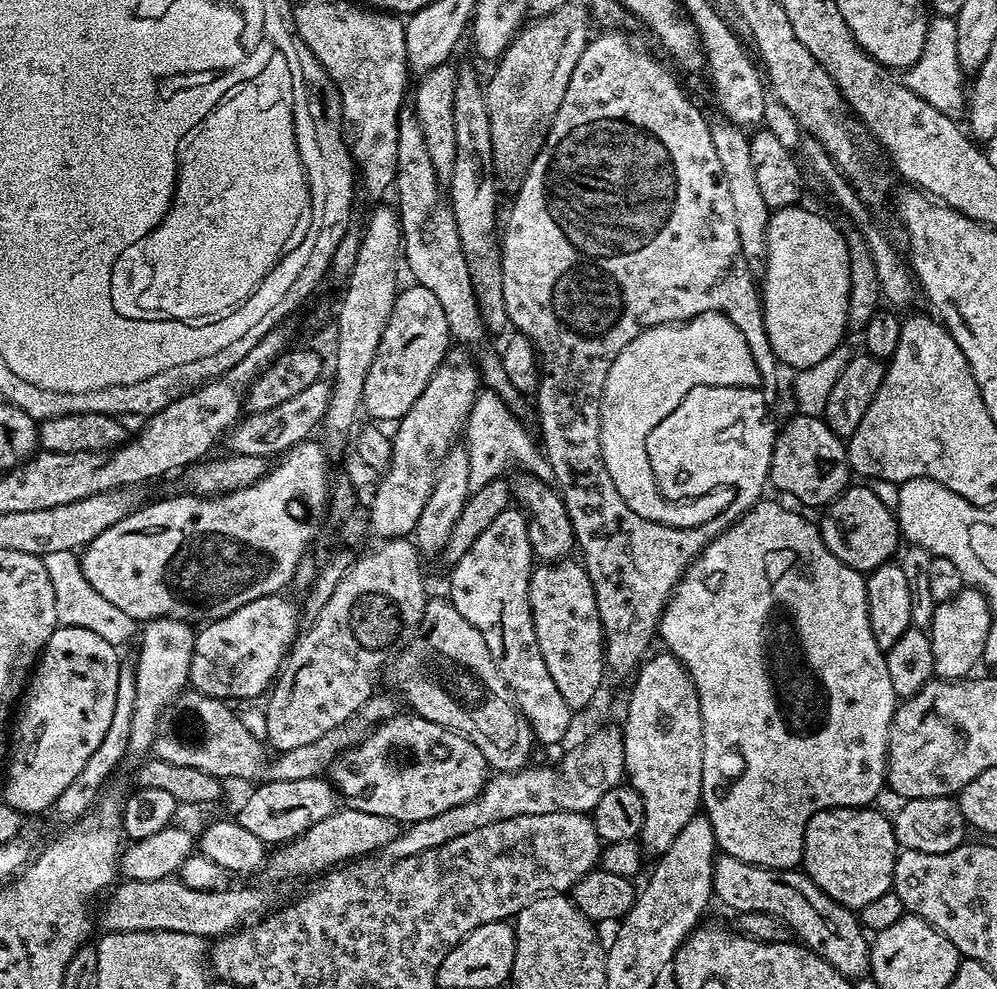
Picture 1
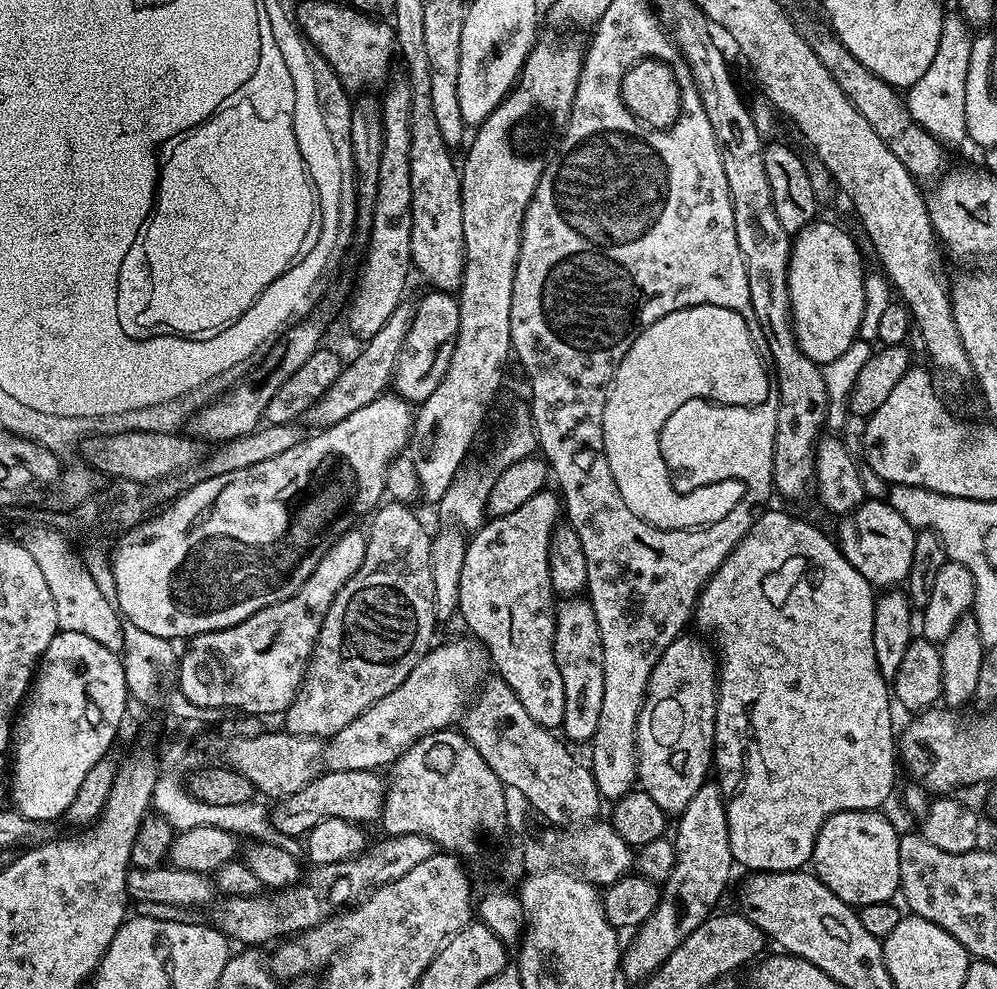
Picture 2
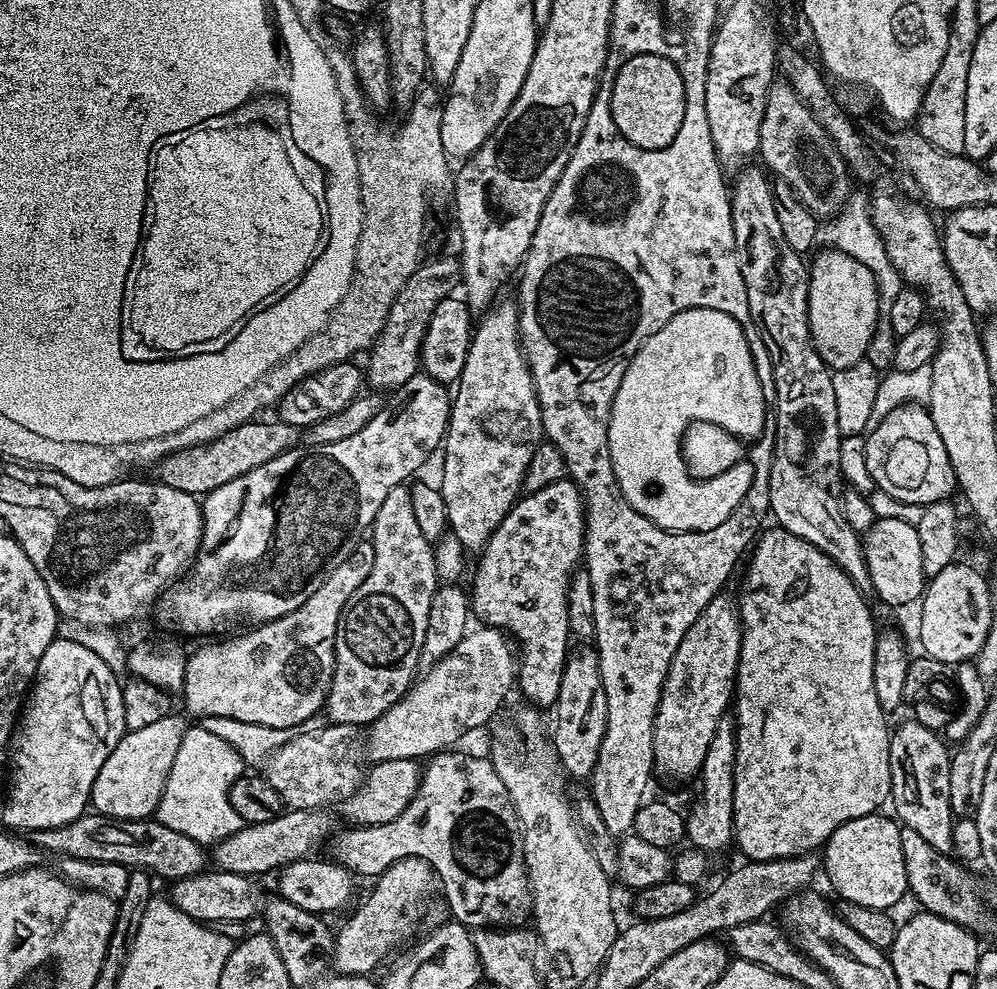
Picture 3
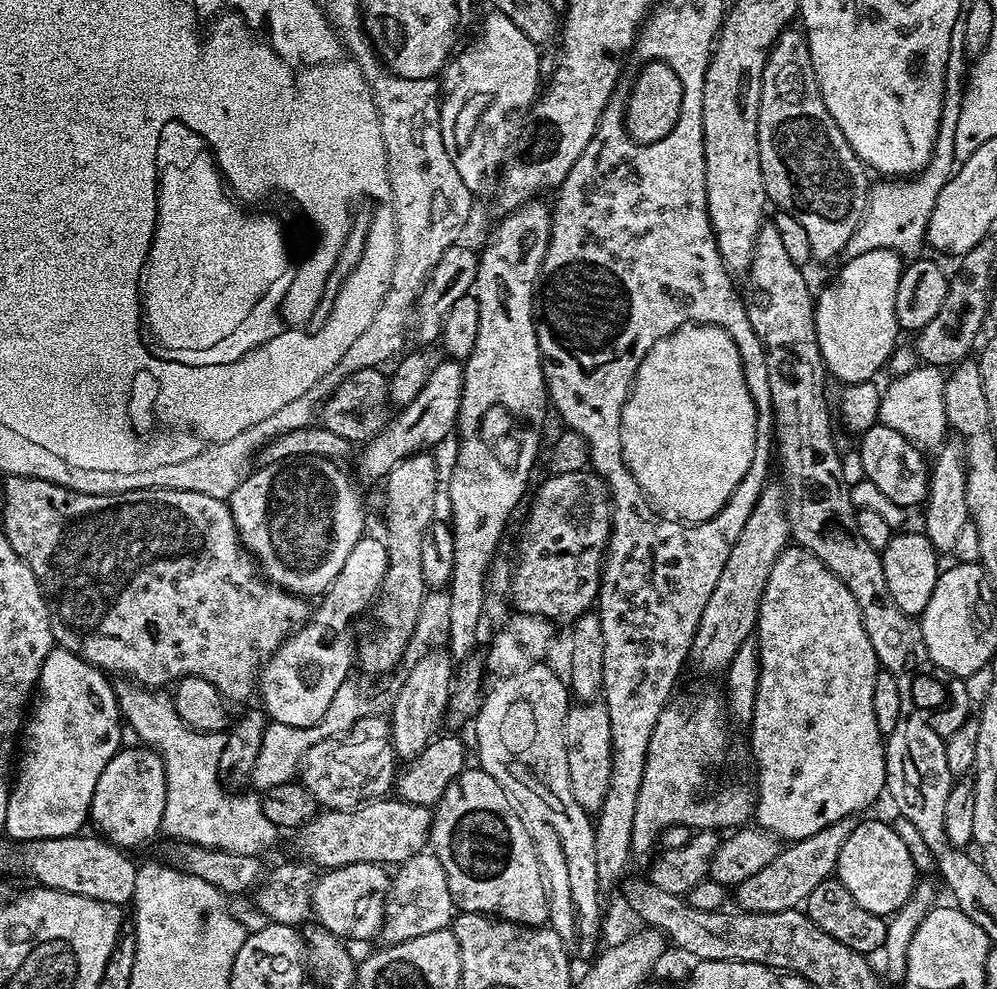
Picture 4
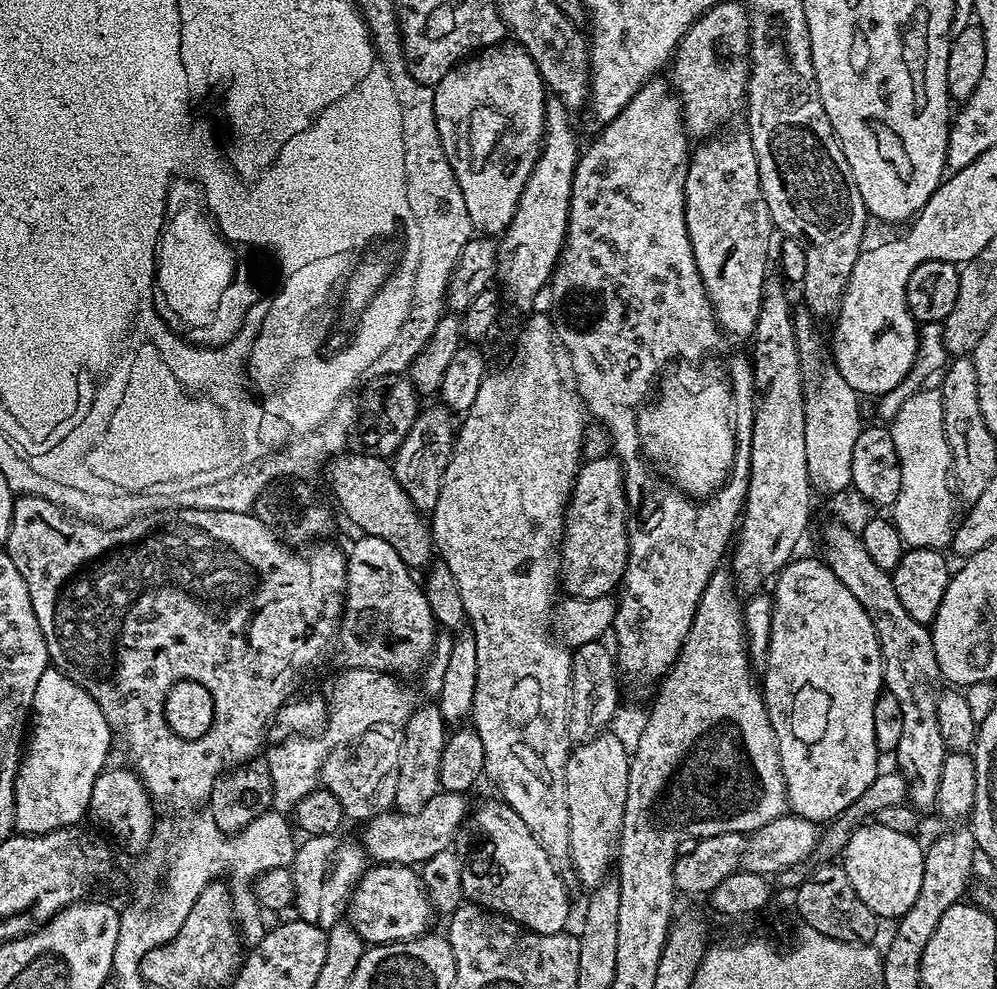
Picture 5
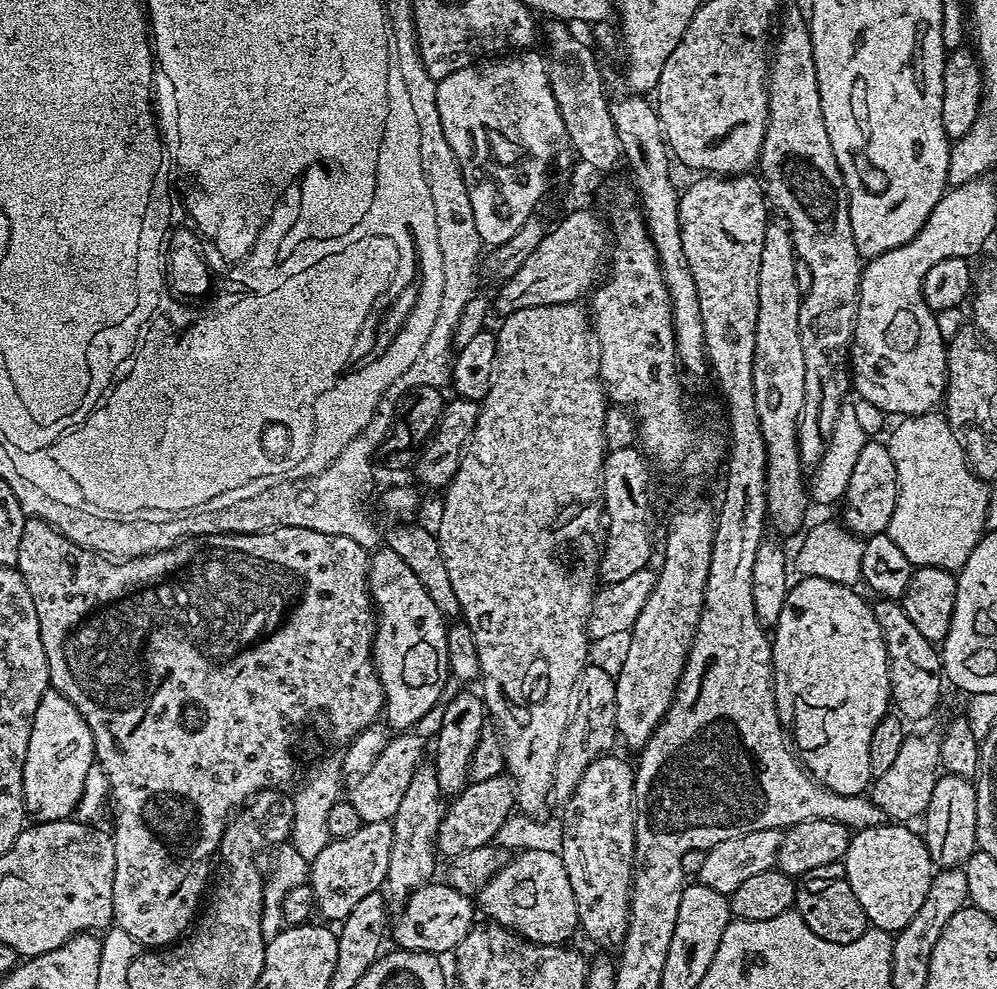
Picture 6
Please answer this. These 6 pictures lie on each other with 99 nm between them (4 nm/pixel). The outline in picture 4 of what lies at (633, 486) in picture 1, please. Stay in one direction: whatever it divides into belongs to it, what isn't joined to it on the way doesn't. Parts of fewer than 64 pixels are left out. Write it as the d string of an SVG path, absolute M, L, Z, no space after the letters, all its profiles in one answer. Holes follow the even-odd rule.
M684 324L666 338L654 342L654 346L648 351L646 358L642 358L642 362L638 366L632 389L628 392L626 402L622 406L622 422L620 423L624 465L628 467L630 474L634 474L638 486L648 497L651 507L685 524L701 524L714 518L720 513L722 506L726 506L730 494L734 494L738 482L742 482L746 478L754 462L754 450L758 441L756 406L750 390L747 389L749 379L744 373L738 346L734 342L734 338L730 338L730 334L725 328L719 328L713 324Z

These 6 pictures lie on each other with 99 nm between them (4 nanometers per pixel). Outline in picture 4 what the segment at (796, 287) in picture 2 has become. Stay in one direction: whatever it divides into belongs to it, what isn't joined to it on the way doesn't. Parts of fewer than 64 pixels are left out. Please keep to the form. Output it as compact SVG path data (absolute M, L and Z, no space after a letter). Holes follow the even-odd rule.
M872 250L843 263L840 273L815 297L814 311L824 367L847 386L878 377L880 367L896 348L896 335L901 335L902 329L894 314L894 294L898 294L902 257L890 250Z

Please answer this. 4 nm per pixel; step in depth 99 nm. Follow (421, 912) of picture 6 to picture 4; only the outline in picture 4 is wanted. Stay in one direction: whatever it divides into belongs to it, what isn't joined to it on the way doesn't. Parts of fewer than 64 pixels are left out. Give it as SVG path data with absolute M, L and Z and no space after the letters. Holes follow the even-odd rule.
M347 864L321 871L312 885L312 916L345 942L379 937L386 919L390 872L383 864Z

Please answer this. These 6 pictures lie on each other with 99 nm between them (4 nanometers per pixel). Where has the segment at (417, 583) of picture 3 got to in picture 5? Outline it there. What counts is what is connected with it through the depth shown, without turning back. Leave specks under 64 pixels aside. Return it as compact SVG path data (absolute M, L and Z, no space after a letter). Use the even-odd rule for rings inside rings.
M425 407L414 426L410 426L410 434L406 434L402 446L391 461L392 473L398 478L402 490L406 490L410 502L414 502L414 506L422 514L431 513L442 490L442 474L446 474L446 466L450 462L456 442L457 425L454 420L452 424L452 419L454 413L450 408Z

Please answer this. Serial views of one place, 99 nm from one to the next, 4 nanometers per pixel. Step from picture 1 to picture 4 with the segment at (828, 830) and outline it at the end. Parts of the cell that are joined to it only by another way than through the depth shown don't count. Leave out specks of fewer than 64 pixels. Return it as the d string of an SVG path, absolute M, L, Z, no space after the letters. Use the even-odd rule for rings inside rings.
M861 819L842 846L835 875L854 894L858 906L882 917L889 917L907 902L918 883L918 869L910 858L910 850L892 829L891 823Z

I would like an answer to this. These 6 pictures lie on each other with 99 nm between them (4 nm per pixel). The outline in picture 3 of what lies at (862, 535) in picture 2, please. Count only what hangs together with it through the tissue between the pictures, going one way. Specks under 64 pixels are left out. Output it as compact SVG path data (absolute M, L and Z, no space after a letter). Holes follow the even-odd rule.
M878 518L870 525L867 532L863 533L864 557L866 566L870 570L872 592L880 595L884 604L892 608L900 608L903 604L915 605L924 595L926 577L922 570L922 542L918 542L918 530L915 524L902 522L899 518Z

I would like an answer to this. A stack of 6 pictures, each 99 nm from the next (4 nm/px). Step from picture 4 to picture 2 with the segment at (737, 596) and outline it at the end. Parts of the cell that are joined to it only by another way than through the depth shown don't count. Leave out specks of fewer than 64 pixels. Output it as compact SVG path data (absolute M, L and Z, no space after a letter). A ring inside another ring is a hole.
M682 634L662 650L662 658L650 674L636 727L639 787L672 818L686 810L690 798L709 779L716 743L718 656L707 639L688 635Z

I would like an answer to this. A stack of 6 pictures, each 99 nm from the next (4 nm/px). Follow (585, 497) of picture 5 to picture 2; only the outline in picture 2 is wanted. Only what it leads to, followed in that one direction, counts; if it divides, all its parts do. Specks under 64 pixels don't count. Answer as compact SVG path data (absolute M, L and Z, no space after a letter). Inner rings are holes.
M545 490L534 494L534 498L530 498L530 502L525 502L522 506L518 506L518 510L514 510L511 514L505 516L493 516L487 522L484 522L474 535L467 541L468 549L464 555L462 562L462 578L458 581L458 609L459 619L464 619L464 624L469 628L471 635L480 641L488 654L491 667L497 668L499 679L504 680L510 690L514 690L514 694L518 698L518 702L522 702L526 714L530 714L530 718L534 718L534 722L538 722L544 728L553 730L559 729L564 722L566 714L566 694L562 686L562 674L558 674L558 662L554 662L554 626L556 618L554 615L554 593L552 591L552 583L550 582L550 562L548 561L548 547L552 541L552 532L558 527L562 520L562 500L555 491Z

